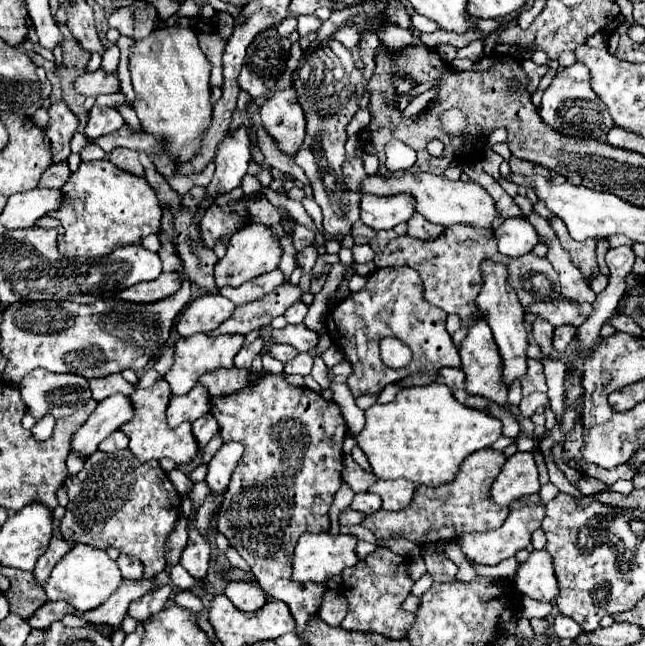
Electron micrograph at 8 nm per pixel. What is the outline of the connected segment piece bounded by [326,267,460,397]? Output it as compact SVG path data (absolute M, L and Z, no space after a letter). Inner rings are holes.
M384 267L384 269L376 269L367 280L364 288L370 293L354 293L348 299L340 301L334 307L334 323L328 323L328 333L332 337L332 341L344 351L344 355L348 357L348 361L354 367L354 373L348 377L348 385L354 393L354 397L364 395L364 393L380 393L386 385L396 383L408 375L414 373L424 373L424 375L436 375L442 367L460 367L460 357L456 351L456 345L450 337L450 333L446 331L446 313L442 309L436 309L434 305L428 305L424 301L424 287L422 281L416 273L416 269L412 267ZM382 337L398 337L400 341L404 341L414 357L410 361L410 365L402 367L402 369L390 369L382 363L380 359L380 339Z

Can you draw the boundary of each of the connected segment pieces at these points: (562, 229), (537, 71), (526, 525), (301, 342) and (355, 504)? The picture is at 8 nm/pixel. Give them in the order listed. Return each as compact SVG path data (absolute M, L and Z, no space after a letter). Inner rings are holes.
M554 217L552 221L552 227L554 231L558 233L558 239L560 243L564 245L566 251L570 251L572 255L572 263L582 271L586 283L590 283L600 271L598 271L598 265L596 265L596 241L594 239L588 239L588 241L574 241L564 225L564 221L560 221L558 217Z
M524 59L524 61L522 61L522 69L524 69L524 73L528 75L528 85L526 85L526 91L528 91L528 93L534 93L534 91L536 91L536 87L538 87L540 77L548 71L548 67L540 67L540 65L532 63L530 59Z
M512 501L510 503L510 515L508 519L504 521L504 525L496 531L484 531L484 533L468 533L464 537L460 537L454 540L446 540L438 543L427 543L426 545L420 546L420 555L430 551L443 552L444 547L448 543L454 542L462 545L462 551L464 555L476 563L476 565L496 565L508 557L514 557L520 549L524 549L528 543L530 543L530 537L532 533L540 527L542 519L544 519L544 505L522 505L518 501Z
M272 325L260 329L260 337L264 343L290 343L294 345L300 353L310 351L312 347L318 345L318 335L310 331L306 325L286 325L282 329L274 329Z
M358 493L350 505L354 511L362 511L362 513L376 513L382 507L382 499L378 495L372 493Z

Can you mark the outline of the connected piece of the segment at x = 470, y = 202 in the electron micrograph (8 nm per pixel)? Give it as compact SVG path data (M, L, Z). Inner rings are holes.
M404 173L398 179L386 179L382 175L368 175L366 181L360 187L366 195L380 195L380 197L392 197L398 193L408 193L414 197L416 205L414 209L424 215L430 223L438 223L444 227L466 223L466 225L478 225L478 227L492 227L496 219L496 207L494 199L486 193L484 187L478 183L464 183L464 181L452 181L446 175L432 175L432 173Z

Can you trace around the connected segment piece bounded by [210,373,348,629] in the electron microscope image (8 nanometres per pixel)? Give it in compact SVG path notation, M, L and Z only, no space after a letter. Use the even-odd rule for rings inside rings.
M266 373L264 377L258 377L250 387L240 389L240 393L232 393L228 397L212 397L210 405L210 413L218 421L220 429L224 429L224 441L240 441L244 445L244 455L238 461L236 471L232 473L228 491L218 511L218 531L250 565L264 593L284 601L296 619L296 629L304 629L312 613L318 613L320 599L326 587L318 583L294 583L290 579L292 551L300 535L324 533L330 527L328 509L342 485L340 473L344 459L342 443L348 429L346 421L334 401L326 403L320 393L314 393L308 387L290 385L284 373Z

